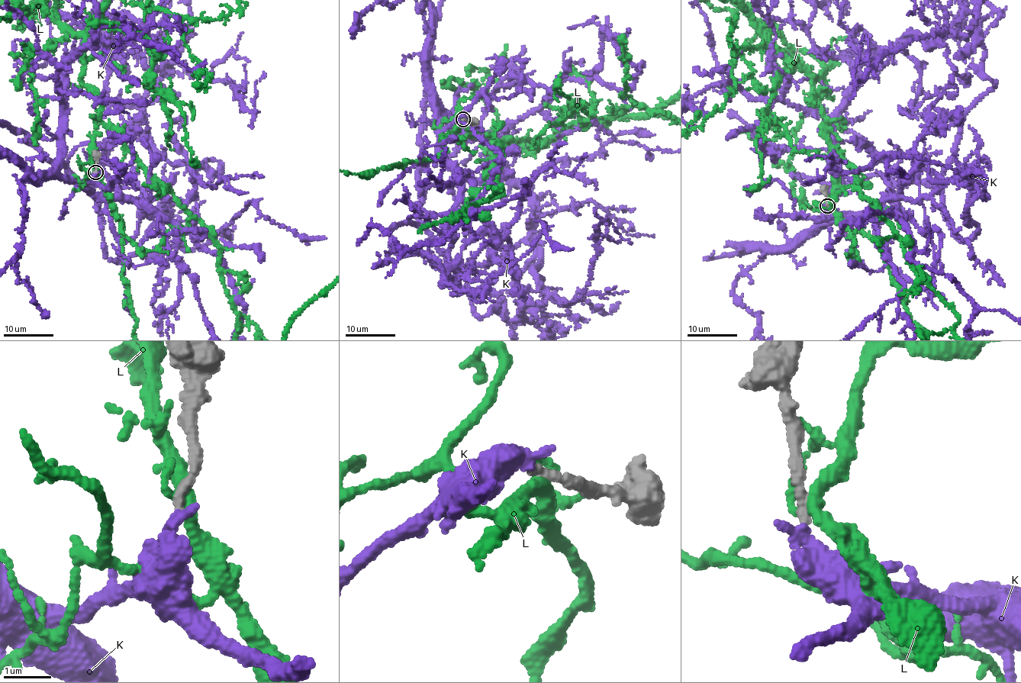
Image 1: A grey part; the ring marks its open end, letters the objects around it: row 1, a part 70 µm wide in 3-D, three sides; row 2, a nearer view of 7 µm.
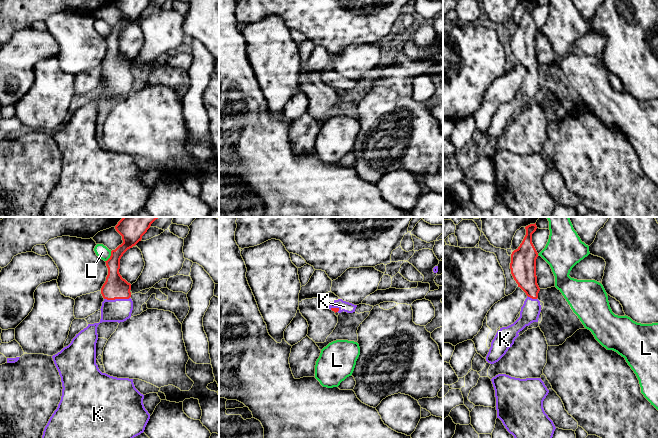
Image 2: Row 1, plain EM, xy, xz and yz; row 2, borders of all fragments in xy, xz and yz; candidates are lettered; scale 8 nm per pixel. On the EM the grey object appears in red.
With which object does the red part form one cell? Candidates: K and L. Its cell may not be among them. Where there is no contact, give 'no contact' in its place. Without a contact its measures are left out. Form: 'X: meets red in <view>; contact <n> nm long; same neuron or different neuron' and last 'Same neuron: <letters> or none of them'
K: meets red in xy; contact 200 nm long; same neuron
L: meets red in xy; contact 100 nm long; different neuron
Same neuron: K

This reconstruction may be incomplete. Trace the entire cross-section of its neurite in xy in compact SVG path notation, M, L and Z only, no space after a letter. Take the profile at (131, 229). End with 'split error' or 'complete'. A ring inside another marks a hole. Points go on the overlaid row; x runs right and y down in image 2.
M123 217L115 226L116 231L122 236L123 243L115 250L112 250L110 258L105 261L108 268L108 275L101 288L104 301L100 309L100 322L88 324L86 328L76 334L68 346L52 356L61 377L63 389L61 400L45 426L42 438L134 438L144 432L150 419L150 414L143 404L144 395L135 388L133 379L117 378L102 373L96 364L97 327L102 322L120 323L131 317L133 310L133 301L130 298L131 284L123 279L119 273L120 259L128 249L141 241L142 236L158 218L159 217Z | split error

